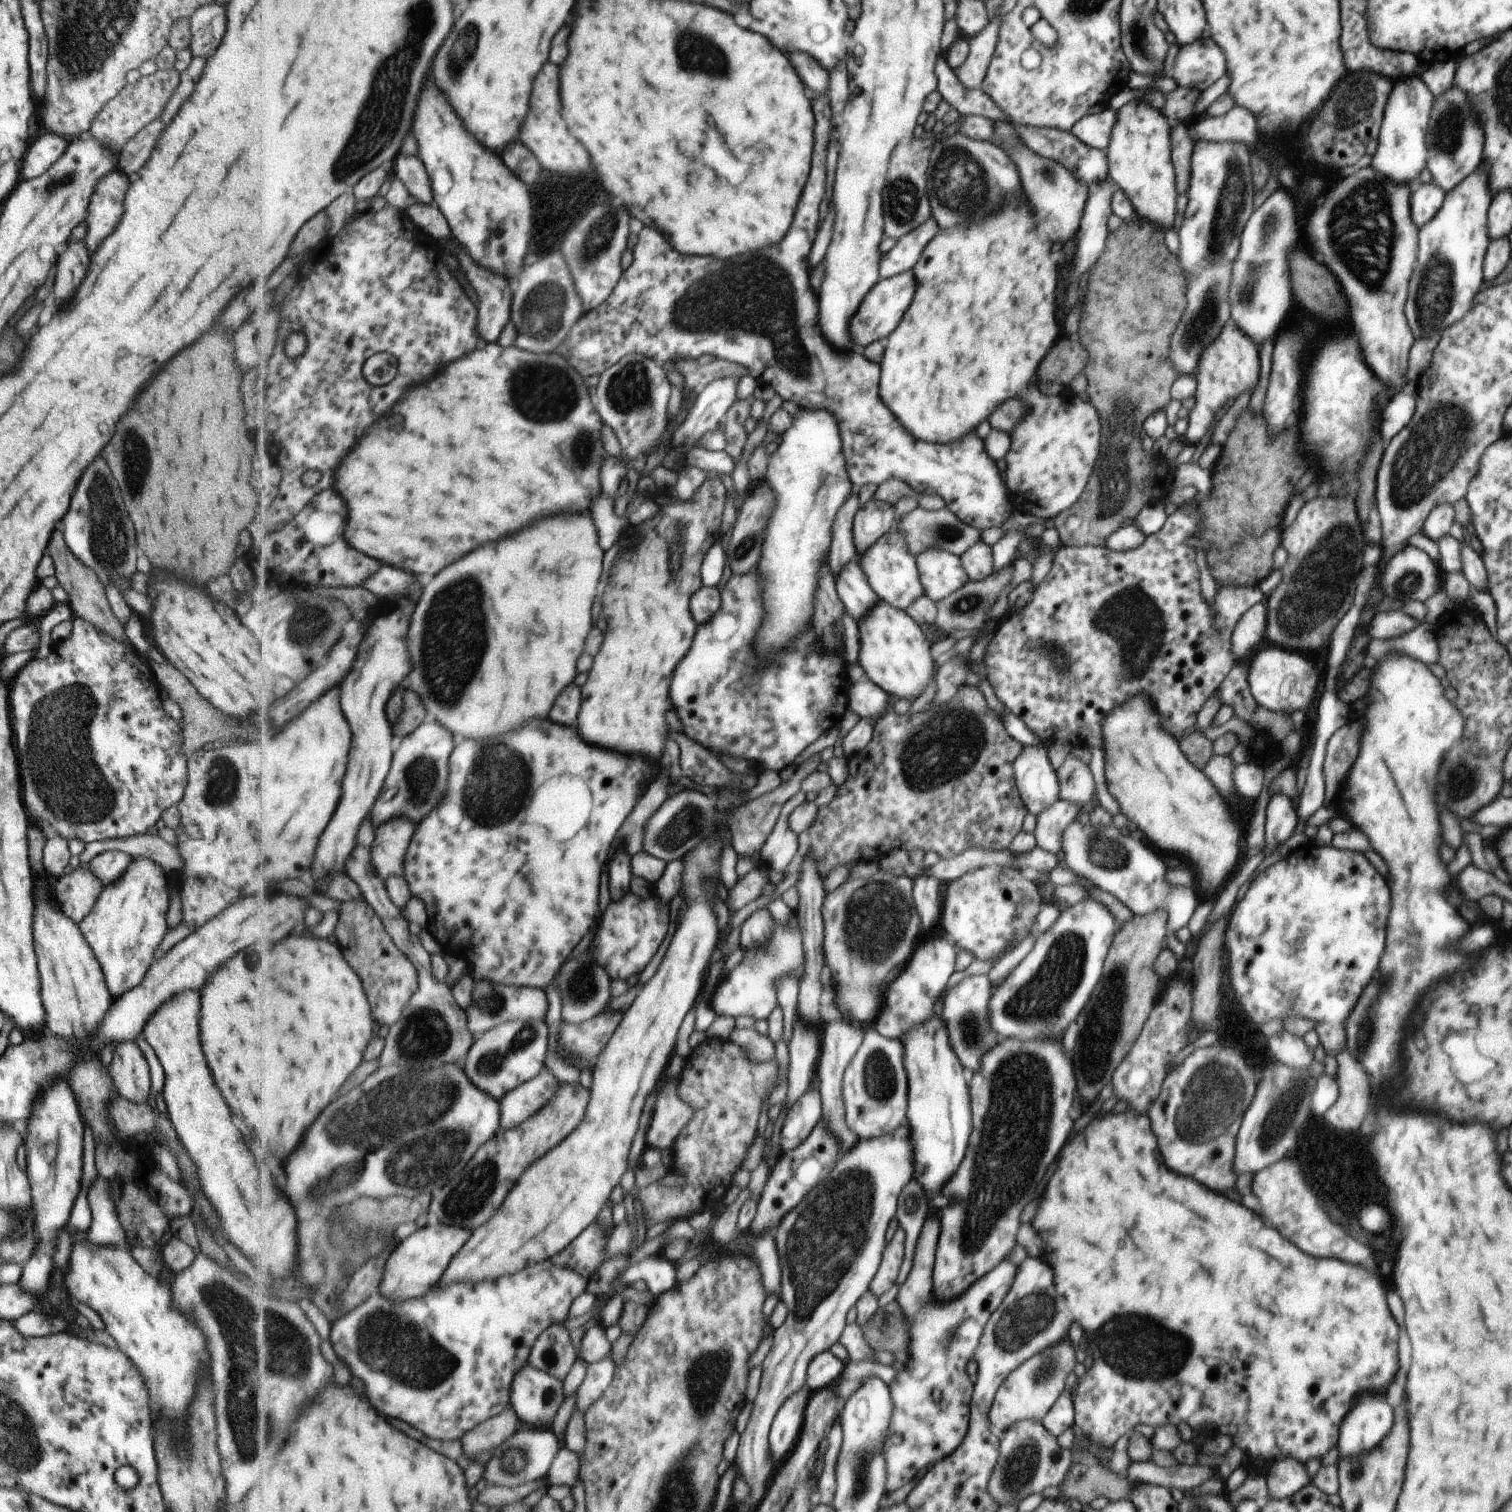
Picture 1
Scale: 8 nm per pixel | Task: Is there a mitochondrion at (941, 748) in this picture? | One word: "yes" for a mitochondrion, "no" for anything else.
yes

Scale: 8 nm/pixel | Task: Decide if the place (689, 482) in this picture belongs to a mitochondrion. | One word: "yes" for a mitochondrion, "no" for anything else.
no

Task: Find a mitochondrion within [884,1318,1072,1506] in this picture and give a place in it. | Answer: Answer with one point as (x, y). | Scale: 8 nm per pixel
(1020, 1466)

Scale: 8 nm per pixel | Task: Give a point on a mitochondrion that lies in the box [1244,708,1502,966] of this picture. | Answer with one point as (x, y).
(1458, 776)

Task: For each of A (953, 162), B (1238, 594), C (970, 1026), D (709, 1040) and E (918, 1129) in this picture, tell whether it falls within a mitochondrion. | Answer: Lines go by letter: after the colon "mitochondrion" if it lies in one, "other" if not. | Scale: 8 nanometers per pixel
A: mitochondrion
B: other
C: mitochondrion
D: other
E: other

